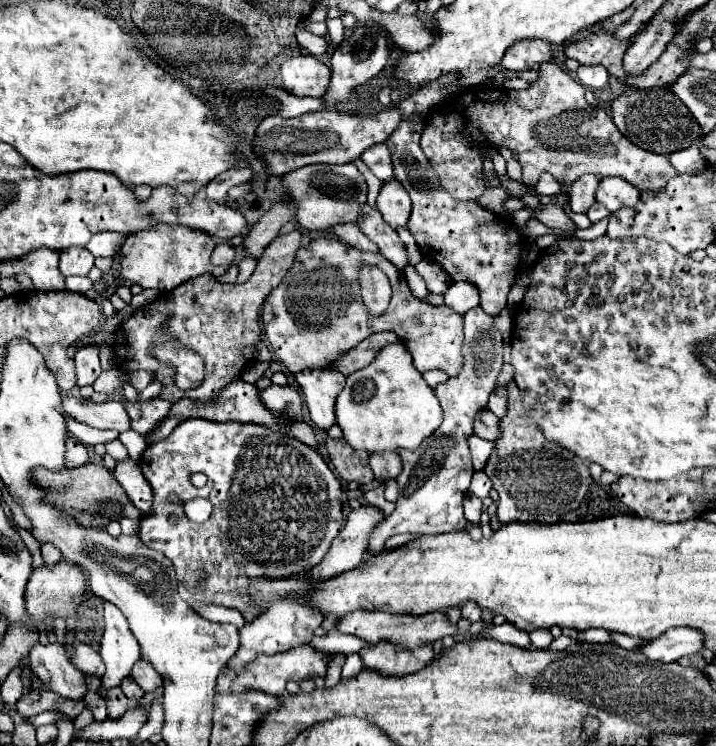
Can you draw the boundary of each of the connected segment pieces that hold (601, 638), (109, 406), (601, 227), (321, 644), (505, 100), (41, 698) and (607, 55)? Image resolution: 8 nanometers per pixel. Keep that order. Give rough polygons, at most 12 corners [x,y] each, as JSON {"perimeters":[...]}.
{"perimeters":[[[605,629],[579,633],[579,643],[609,643]],[[63,397],[63,411],[97,429],[129,431],[121,401],[81,403]],[[608,218],[577,229],[574,238],[593,240],[607,231]],[[339,631],[315,635],[321,653],[359,653],[367,643]],[[555,61],[529,89],[467,89],[421,149],[475,201],[485,147],[523,183],[585,173],[659,191],[677,169],[633,145]],[[43,687],[17,703],[23,717],[61,711],[77,717],[85,705],[57,697]],[[597,33],[565,47],[581,65],[603,65],[623,79],[631,41]]]}

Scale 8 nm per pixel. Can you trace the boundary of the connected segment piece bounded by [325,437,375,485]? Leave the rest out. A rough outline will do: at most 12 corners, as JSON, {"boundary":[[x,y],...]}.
{"boundary":[[327,437],[331,463],[345,481],[375,479],[369,453],[357,453],[343,437]]}

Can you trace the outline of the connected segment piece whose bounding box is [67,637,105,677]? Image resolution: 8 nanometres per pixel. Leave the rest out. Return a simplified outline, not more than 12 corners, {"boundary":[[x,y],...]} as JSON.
{"boundary":[[73,637],[73,665],[83,673],[105,675],[105,663],[97,651]]}

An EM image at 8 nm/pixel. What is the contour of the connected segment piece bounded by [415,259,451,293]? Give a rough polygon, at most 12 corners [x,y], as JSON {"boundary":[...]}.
{"boundary":[[427,259],[415,265],[427,289],[443,293],[449,287],[449,275]]}

